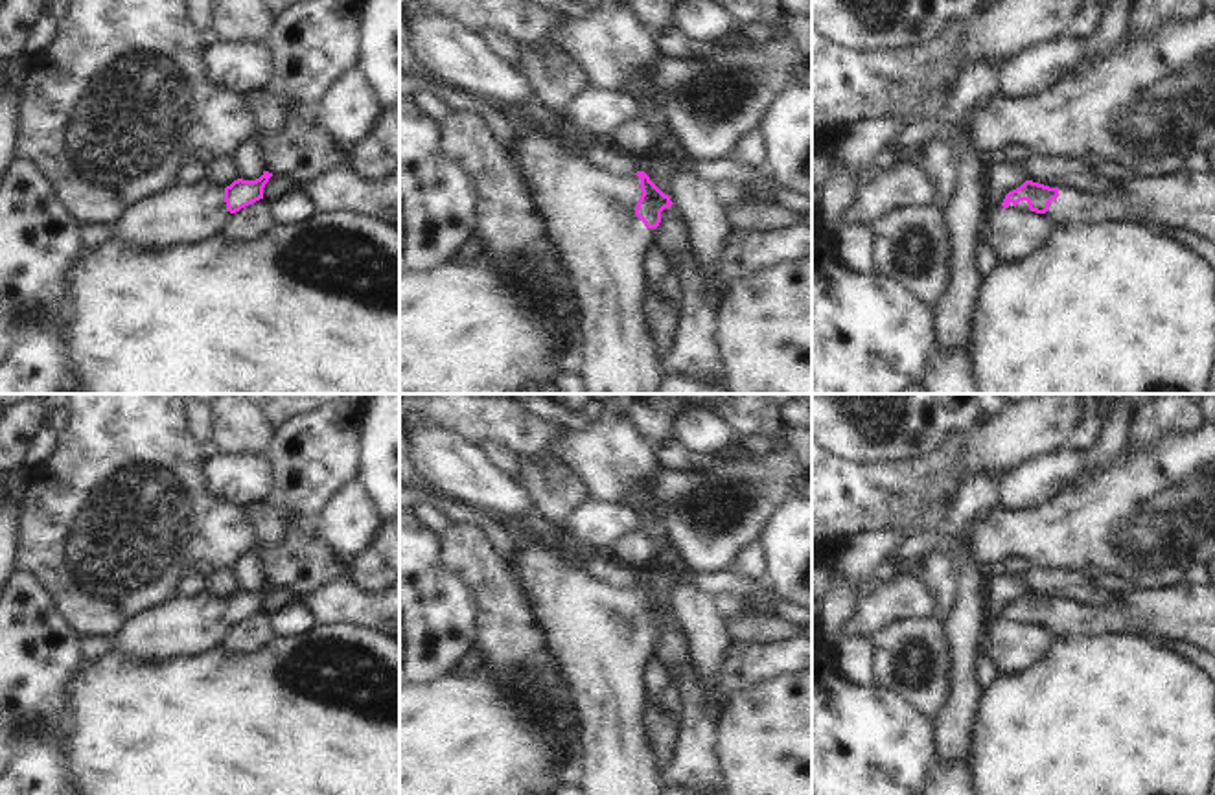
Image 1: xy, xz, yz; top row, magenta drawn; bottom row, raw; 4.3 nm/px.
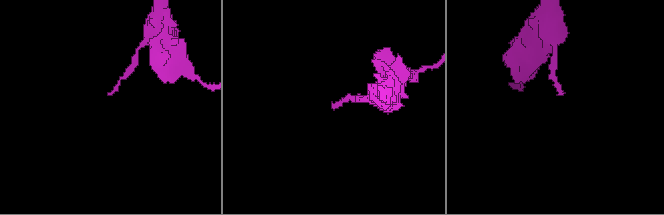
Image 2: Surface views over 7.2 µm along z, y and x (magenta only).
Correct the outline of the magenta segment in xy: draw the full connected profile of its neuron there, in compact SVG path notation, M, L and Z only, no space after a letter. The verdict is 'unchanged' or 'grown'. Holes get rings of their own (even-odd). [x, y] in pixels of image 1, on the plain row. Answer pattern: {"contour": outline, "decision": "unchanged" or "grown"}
{"contour": "M272 585L256 593L237 591L226 600L201 593L186 600L171 600L134 616L118 637L114 648L129 659L168 662L190 659L214 650L225 633L241 620L263 611Z", "decision": "grown"}

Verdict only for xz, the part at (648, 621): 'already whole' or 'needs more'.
needs more

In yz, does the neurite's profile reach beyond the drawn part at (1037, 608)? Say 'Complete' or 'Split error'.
Split error.

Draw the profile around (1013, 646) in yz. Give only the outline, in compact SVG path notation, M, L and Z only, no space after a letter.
M994 618L979 651L990 657L998 674L1009 675L1036 664L1057 642L1060 639L1042 626Z

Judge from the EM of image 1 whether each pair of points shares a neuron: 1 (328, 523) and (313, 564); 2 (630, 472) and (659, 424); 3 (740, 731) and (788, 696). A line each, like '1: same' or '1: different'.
1: different
2: different
3: same

